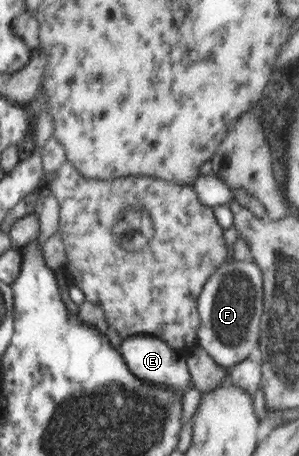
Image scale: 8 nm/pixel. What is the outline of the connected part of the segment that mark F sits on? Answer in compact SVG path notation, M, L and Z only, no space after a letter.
M231 259L224 266L218 266L201 287L196 345L224 369L240 364L258 343L258 325L261 325L260 315L264 310L264 279L260 279L260 270L252 259Z

